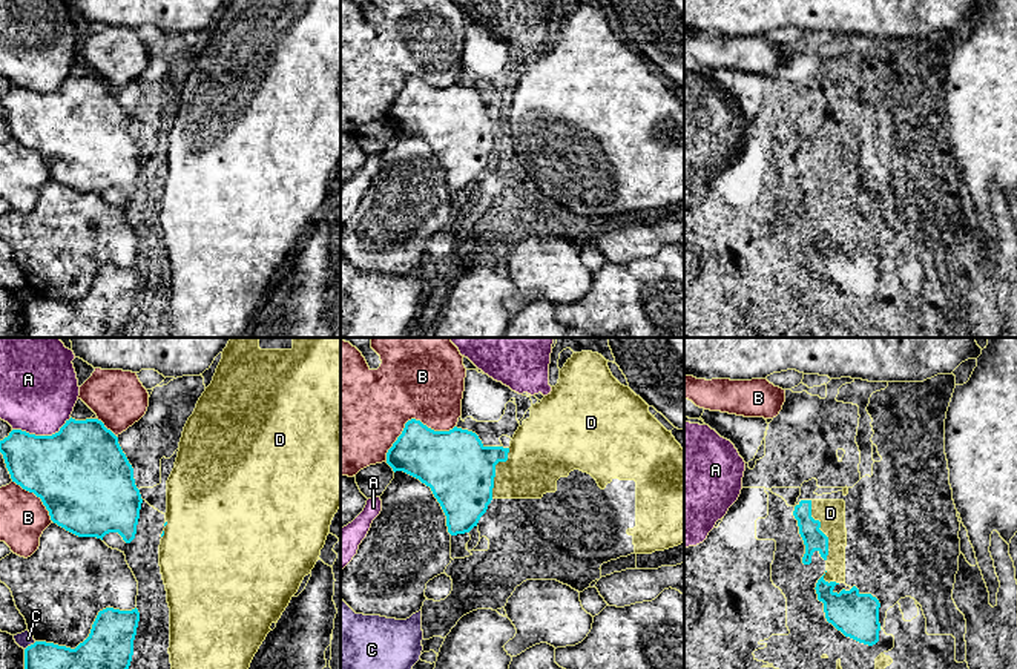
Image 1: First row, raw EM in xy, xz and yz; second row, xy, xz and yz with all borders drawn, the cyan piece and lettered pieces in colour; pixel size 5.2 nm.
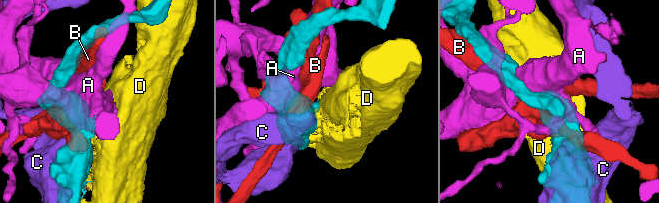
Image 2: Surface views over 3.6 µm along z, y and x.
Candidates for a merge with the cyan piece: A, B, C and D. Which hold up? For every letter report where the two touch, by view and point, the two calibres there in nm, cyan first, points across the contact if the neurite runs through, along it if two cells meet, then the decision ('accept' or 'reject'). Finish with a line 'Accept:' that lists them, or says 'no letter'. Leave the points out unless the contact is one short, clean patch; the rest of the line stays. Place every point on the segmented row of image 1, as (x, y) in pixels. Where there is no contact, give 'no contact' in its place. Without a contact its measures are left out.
A: contact xy (42, 436); calibres 460 and 420 nm; reject
B: contact xz (411, 419); calibres 300 and 440 nm; reject
C: contact xy (31, 645); calibres 140 and 80 nm; reject
D: contact yz (819, 530); calibres 110 and 140 nm; reject
Accept: no letter

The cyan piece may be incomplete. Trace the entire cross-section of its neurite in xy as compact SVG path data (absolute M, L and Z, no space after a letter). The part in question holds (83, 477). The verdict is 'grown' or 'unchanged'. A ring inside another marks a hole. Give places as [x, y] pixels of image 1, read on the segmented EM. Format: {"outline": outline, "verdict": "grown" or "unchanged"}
{"outline": "M71 417L52 436L12 430L0 440L0 453L12 482L40 497L58 526L78 537L103 540L106 534L118 532L126 543L135 539L143 499L118 437L101 420Z", "verdict": "unchanged"}

